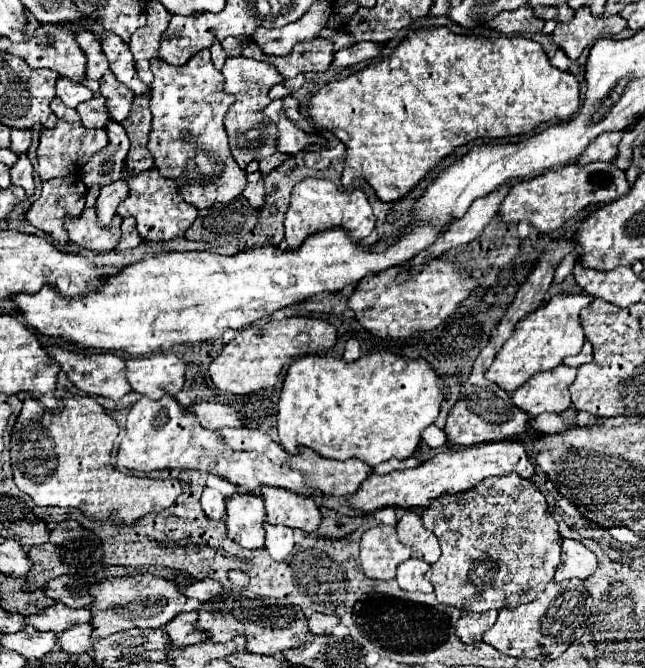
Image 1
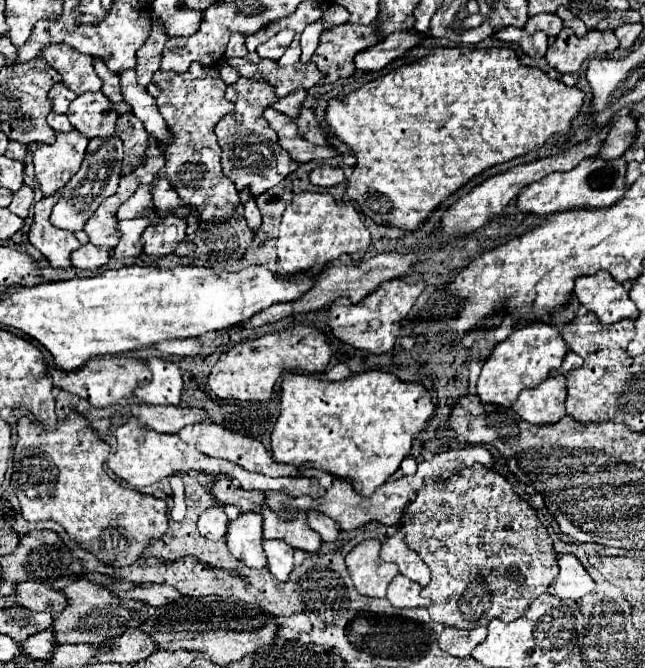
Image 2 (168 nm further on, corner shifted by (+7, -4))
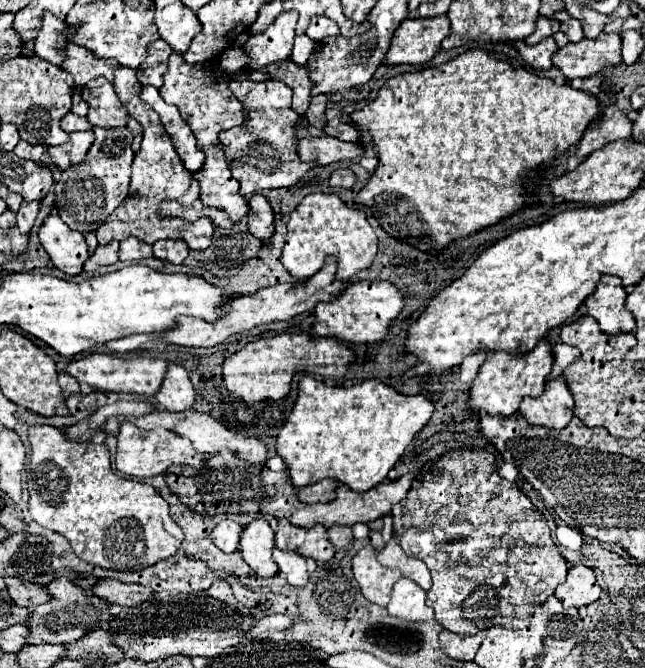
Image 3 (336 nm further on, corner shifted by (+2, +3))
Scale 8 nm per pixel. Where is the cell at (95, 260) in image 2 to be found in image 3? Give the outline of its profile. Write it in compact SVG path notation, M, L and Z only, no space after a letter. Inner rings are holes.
M116 240L108 242L108 244L104 244L104 246L98 244L96 250L94 250L94 254L88 256L88 260L86 260L86 264L84 264L84 270L86 270L86 272L94 272L96 268L106 266L106 264L114 264L116 260L118 260L118 242L116 242Z

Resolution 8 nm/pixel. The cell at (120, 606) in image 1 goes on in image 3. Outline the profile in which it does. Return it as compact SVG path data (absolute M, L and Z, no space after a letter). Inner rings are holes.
M56 578L48 584L48 592L52 594L52 602L40 604L36 610L32 610L32 616L28 618L28 628L32 632L32 640L28 644L68 644L74 646L82 636L86 636L92 630L108 630L108 620L112 620L112 604L92 592L86 592L78 584L74 584L68 578Z

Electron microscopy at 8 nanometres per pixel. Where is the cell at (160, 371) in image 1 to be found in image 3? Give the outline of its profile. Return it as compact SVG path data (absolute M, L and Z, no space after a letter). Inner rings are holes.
M168 362L164 382L154 398L160 410L168 410L168 412L182 412L194 402L194 388L190 384L184 366Z

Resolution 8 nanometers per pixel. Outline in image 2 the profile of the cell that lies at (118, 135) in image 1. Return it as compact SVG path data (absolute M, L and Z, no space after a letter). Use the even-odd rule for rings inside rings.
M93 137L89 141L85 159L77 175L71 177L71 181L63 187L63 195L59 203L53 205L51 211L51 223L57 229L65 229L71 233L77 233L85 227L87 219L97 211L97 207L111 195L115 195L121 179L121 161L123 161L123 143L119 137Z

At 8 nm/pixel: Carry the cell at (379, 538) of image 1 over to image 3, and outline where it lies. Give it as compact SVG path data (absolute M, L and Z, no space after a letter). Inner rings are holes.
M364 546L352 558L352 572L366 600L386 606L390 600L392 586L396 584L396 580L400 580L402 572L398 568L382 566L376 556L378 552L372 546Z

